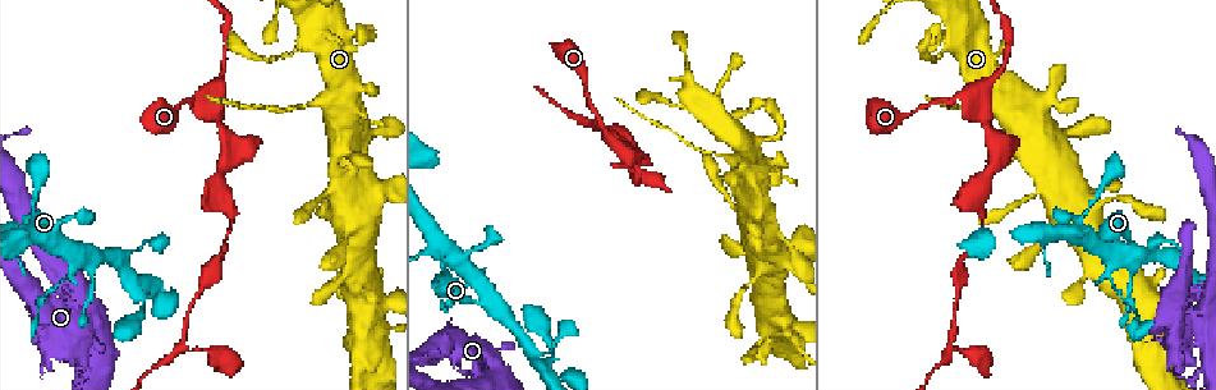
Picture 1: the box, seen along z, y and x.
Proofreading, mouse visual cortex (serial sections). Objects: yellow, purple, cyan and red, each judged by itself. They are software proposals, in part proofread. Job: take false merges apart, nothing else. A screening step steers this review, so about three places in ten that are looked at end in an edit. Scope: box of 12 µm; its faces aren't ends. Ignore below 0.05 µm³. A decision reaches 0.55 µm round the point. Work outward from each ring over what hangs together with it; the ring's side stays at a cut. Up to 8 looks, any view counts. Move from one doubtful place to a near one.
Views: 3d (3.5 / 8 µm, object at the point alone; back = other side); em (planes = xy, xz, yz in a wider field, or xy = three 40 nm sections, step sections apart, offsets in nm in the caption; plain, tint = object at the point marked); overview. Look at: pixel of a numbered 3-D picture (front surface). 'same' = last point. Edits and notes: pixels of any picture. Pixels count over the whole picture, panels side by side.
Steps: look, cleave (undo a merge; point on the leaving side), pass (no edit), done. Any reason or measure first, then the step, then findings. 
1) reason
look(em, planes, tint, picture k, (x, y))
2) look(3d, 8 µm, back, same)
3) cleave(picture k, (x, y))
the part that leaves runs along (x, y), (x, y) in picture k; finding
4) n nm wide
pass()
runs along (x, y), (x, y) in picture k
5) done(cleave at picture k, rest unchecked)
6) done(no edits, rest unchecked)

sudden change in width
look(3d, 8 µm, picture 1, (71, 274))

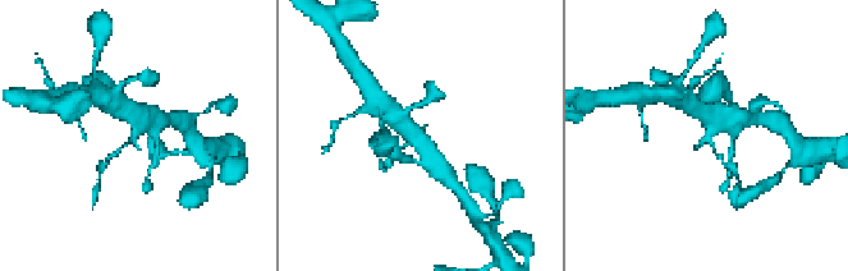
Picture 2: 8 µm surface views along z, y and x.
shape alone is not enough
look(em, planes, tint, picture 2, (708, 135))

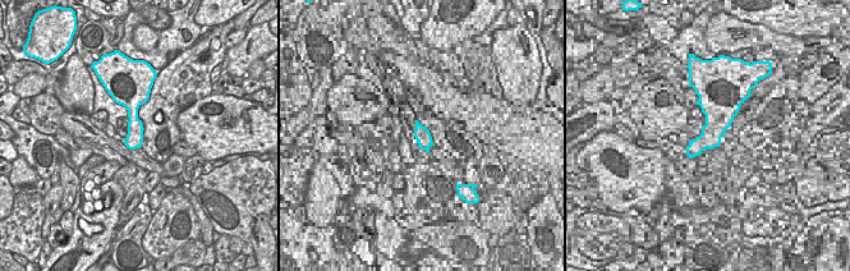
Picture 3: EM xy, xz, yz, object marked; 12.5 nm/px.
pass()
runs along (141, 110), (133, 141), (109, 157) in picture 2; all the same cell

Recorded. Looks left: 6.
three arms meet
look(3d, 3.5 µm, picture 1, (214, 95))

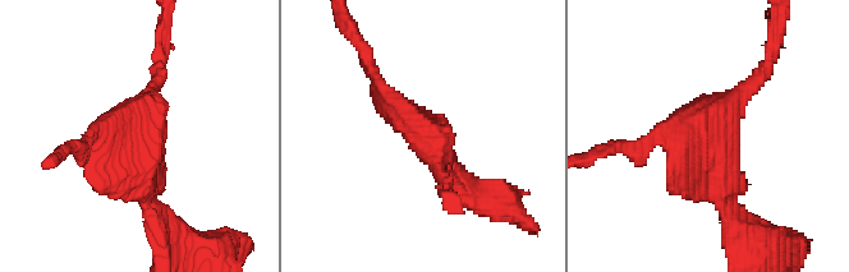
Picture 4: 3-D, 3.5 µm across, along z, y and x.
look(em, xy, step 1, tint, picture 4, (702, 137))

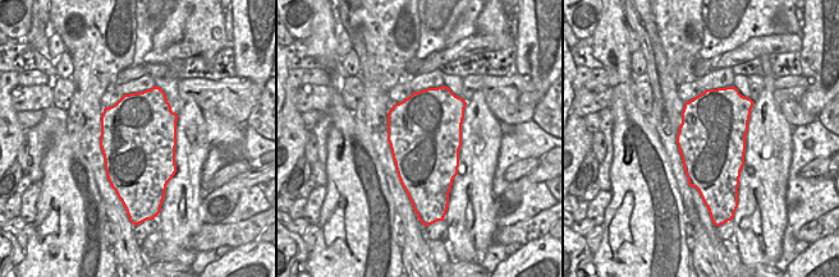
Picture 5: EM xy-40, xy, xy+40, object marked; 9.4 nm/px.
look(em, xy, step 3, tint, same)

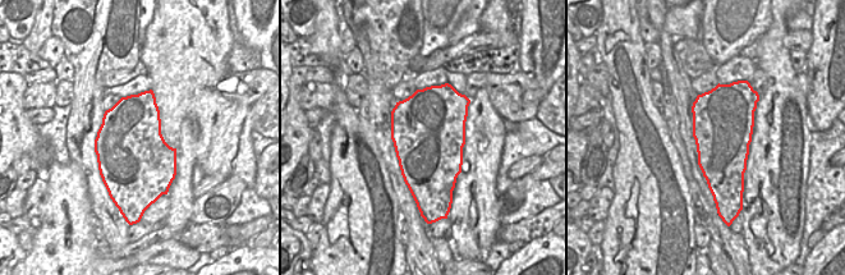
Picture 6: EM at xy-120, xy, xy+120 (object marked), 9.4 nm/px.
700 nm wide
pass()
runs along (367, 63), (386, 102), (437, 151) in picture 4; all the same cell

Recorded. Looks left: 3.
branch point
look(3d, 3.5 µm, picture 1, (182, 347))

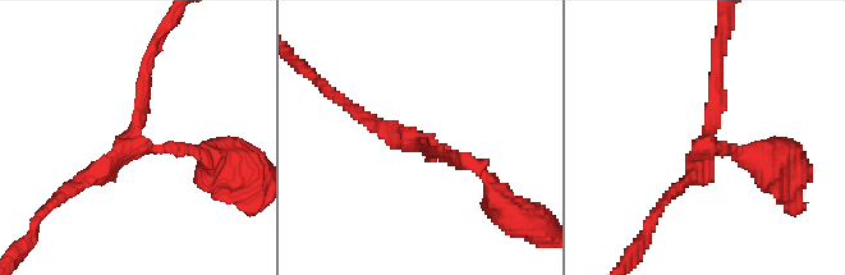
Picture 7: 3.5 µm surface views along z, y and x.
3 arms; arms of 150, 150, 200 nm; now the EM
look(em, xy, step 1, tint, picture 7, (423, 140))

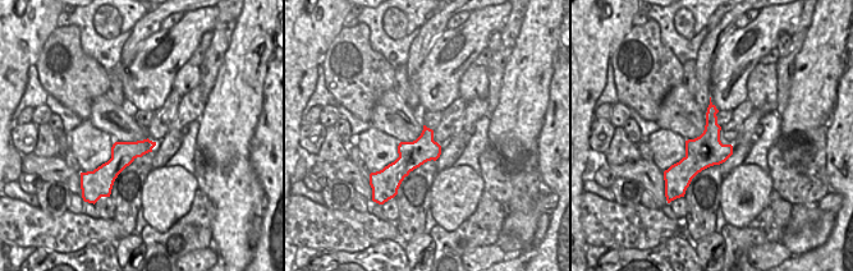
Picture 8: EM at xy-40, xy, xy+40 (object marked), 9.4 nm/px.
look(em, planes, tint, same)

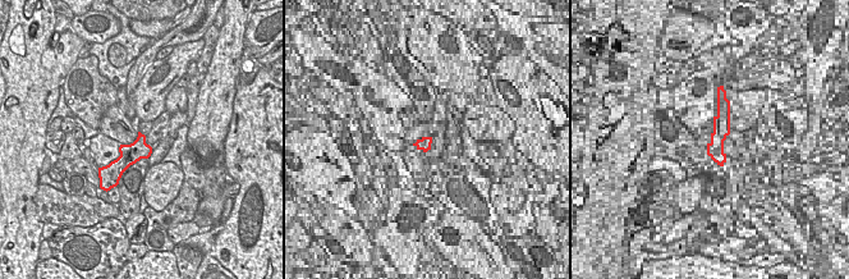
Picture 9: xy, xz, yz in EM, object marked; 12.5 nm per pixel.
pass()
runs along (147, 55), (136, 138), (206, 154) in picture 7; continuous, no second cell

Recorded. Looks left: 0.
done(no edits, rest unchecked)

